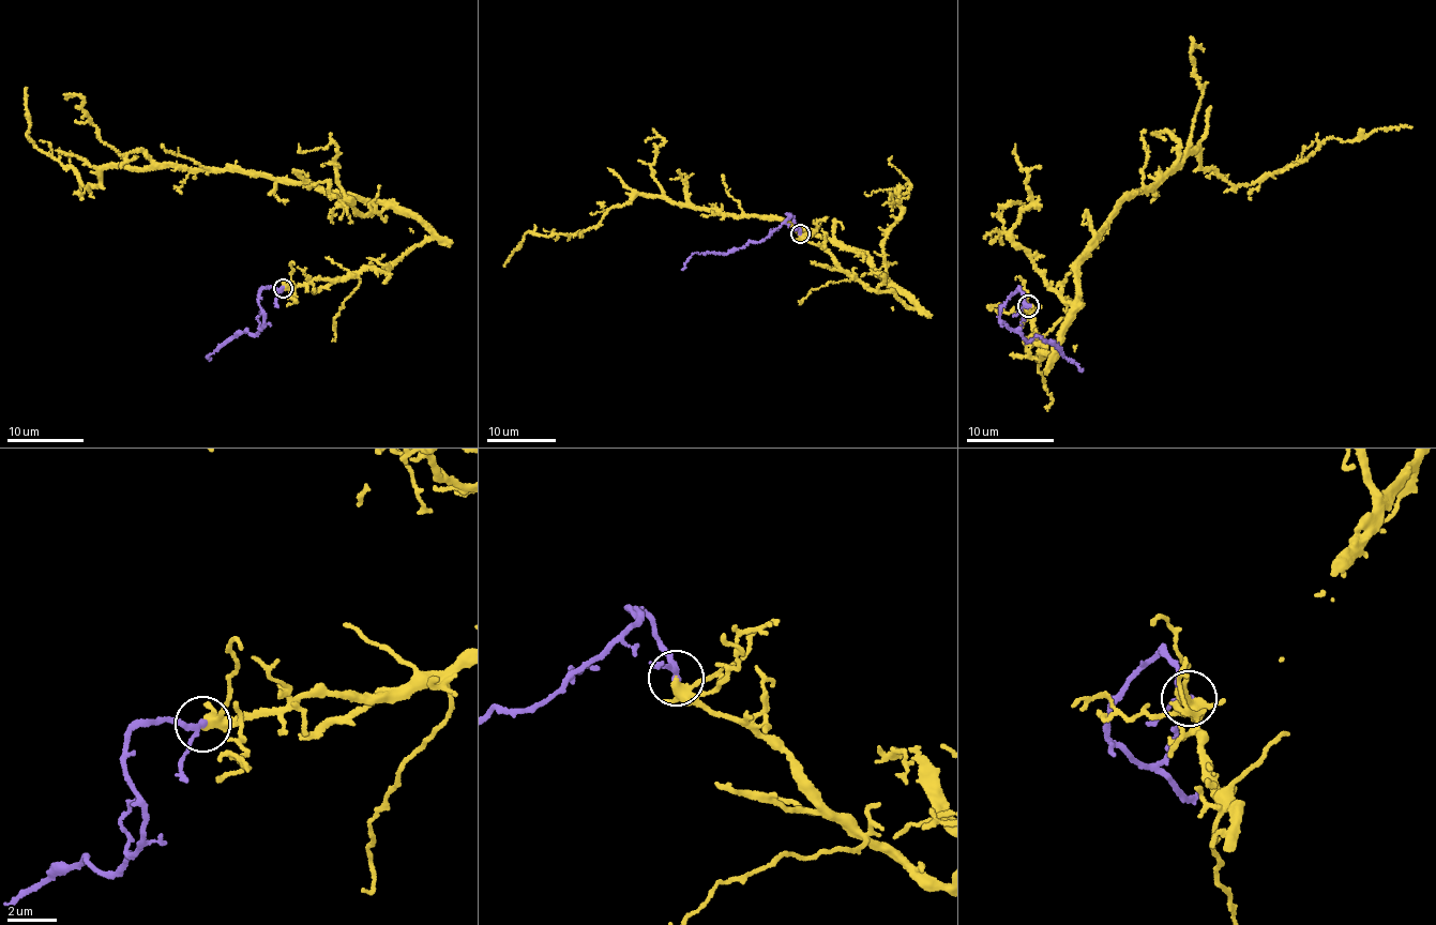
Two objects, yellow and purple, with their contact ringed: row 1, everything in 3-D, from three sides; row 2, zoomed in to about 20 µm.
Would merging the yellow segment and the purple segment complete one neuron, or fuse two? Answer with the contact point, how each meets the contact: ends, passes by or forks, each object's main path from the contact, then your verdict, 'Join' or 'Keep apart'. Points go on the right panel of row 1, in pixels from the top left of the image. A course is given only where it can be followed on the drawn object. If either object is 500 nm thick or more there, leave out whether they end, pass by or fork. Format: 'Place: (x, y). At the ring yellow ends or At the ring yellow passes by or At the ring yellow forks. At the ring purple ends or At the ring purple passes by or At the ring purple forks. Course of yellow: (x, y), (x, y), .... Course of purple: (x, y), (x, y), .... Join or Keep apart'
Place: (1028, 306). At the ring yellow forks. At the ring purple passes by. Course of yellow: (1027, 306), (1049, 357), (1108, 220), (1196, 147), (1203, 167), (1249, 184), (1323, 142), (1411, 127). Course of purple: (1027, 306), (1018, 289), (999, 308), (999, 321), (1029, 342), (1037, 337), (1046, 342), (1083, 370). Join

